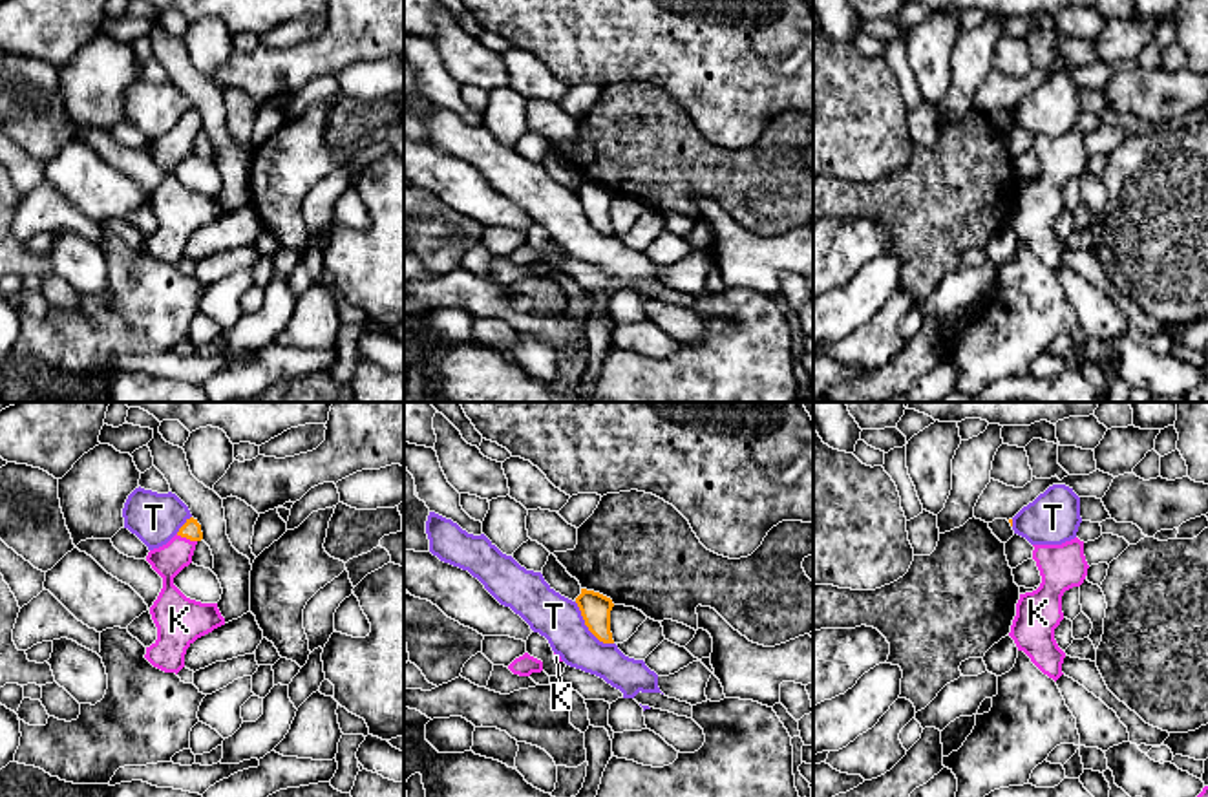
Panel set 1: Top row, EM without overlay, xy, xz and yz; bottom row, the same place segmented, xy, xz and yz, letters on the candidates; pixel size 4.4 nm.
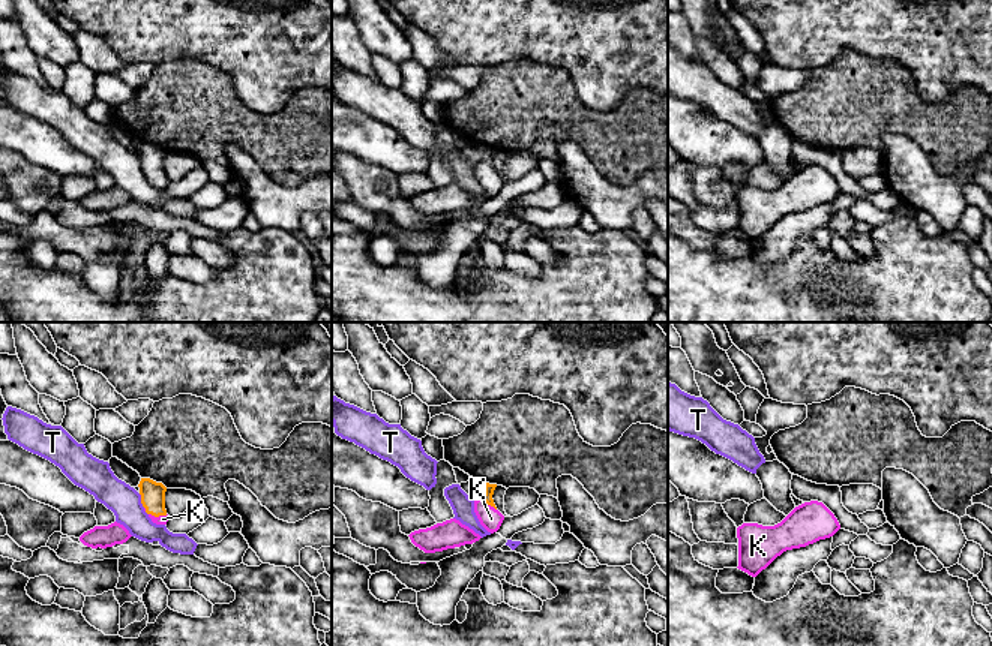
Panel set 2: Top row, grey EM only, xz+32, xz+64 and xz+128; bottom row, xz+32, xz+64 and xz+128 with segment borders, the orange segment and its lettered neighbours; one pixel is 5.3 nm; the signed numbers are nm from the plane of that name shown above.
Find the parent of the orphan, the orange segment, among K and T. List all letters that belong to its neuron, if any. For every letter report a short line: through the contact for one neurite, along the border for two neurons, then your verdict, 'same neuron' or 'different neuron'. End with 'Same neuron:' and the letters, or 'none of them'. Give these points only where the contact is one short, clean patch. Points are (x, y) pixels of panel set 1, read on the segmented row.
K: line xy (190, 529), (187, 538), (169, 560); same neuron
T: line xz (574, 602), (583, 624), (600, 640), (613, 644); different neuron
Same neuron: K

